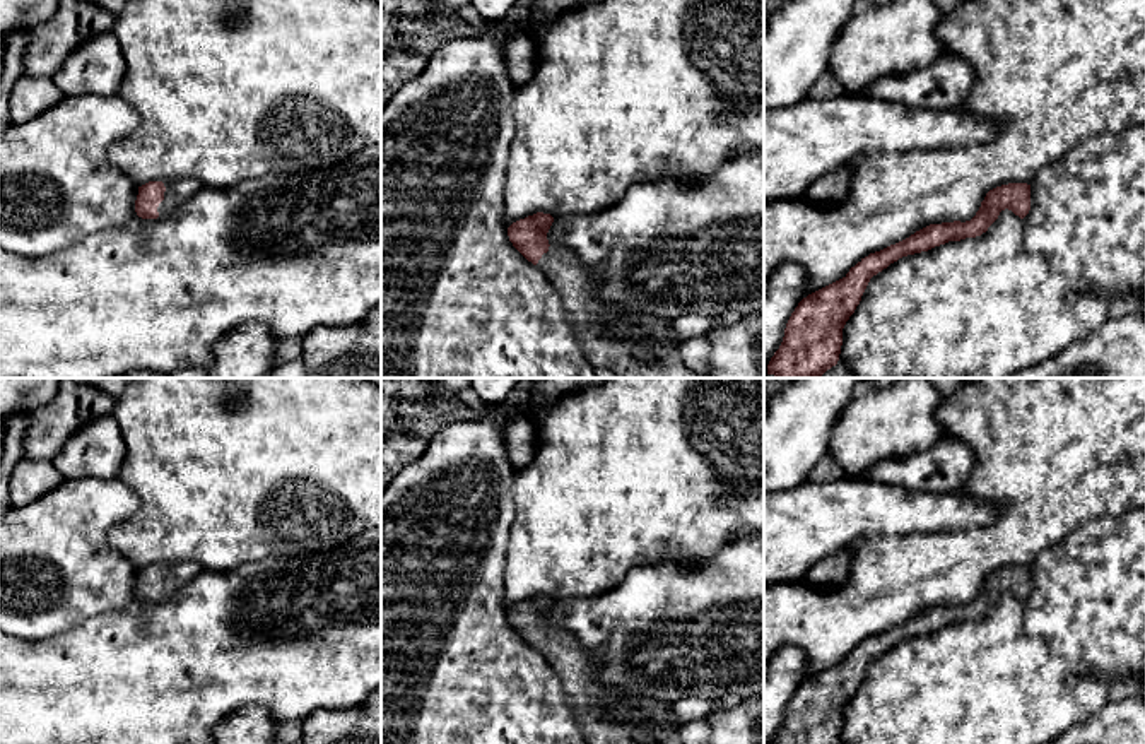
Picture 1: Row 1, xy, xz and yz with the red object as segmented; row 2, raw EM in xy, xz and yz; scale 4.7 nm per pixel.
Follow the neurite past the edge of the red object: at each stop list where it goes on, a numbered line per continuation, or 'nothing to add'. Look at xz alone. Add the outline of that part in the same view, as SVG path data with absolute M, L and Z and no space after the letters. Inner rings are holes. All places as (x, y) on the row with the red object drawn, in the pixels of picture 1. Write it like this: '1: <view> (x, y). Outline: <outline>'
1: xz (633, 344). Outline: M554 243L537 267L561 296L566 323L571 327L588 363L610 369L617 378L709 378L689 369L682 359L682 342L668 320L644 311L625 311L600 298L600 282L579 258L564 260L562 245Z

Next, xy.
1: xy (171, 200). Outline: M164 183L164 186L166 186L164 200L157 207L159 217L173 214L181 205L178 193L171 190L167 183Z

